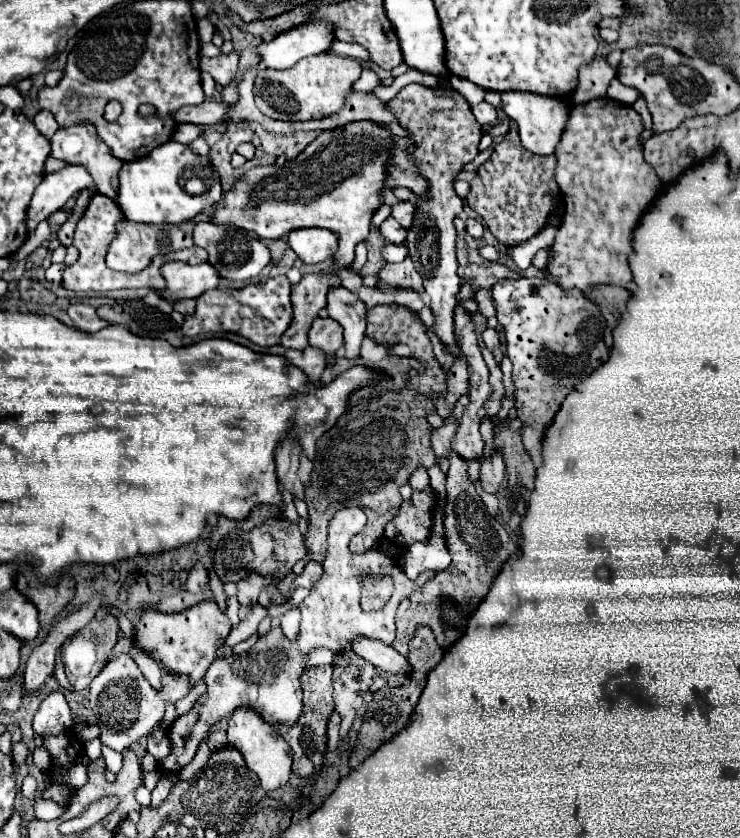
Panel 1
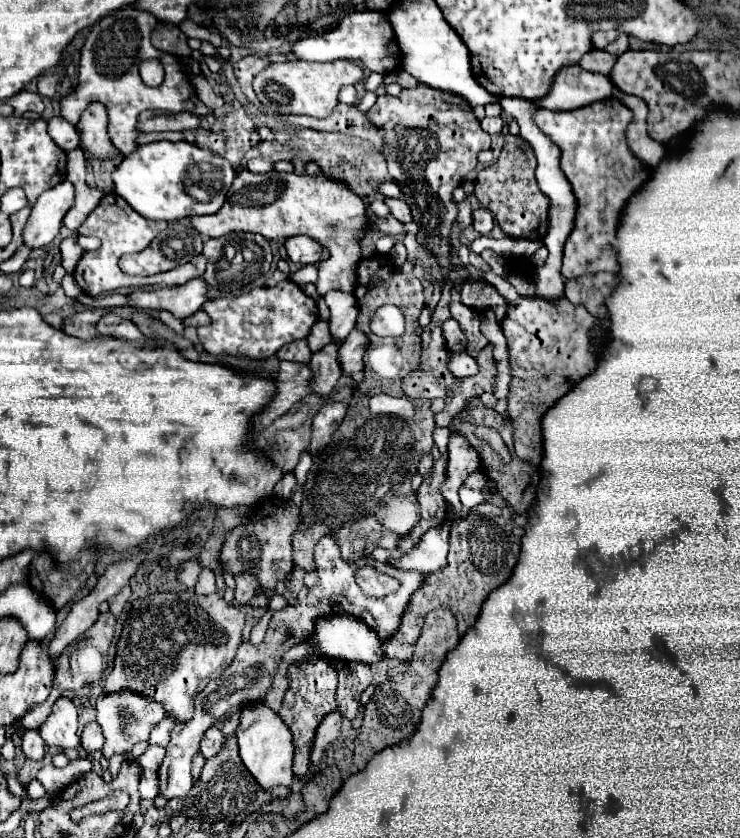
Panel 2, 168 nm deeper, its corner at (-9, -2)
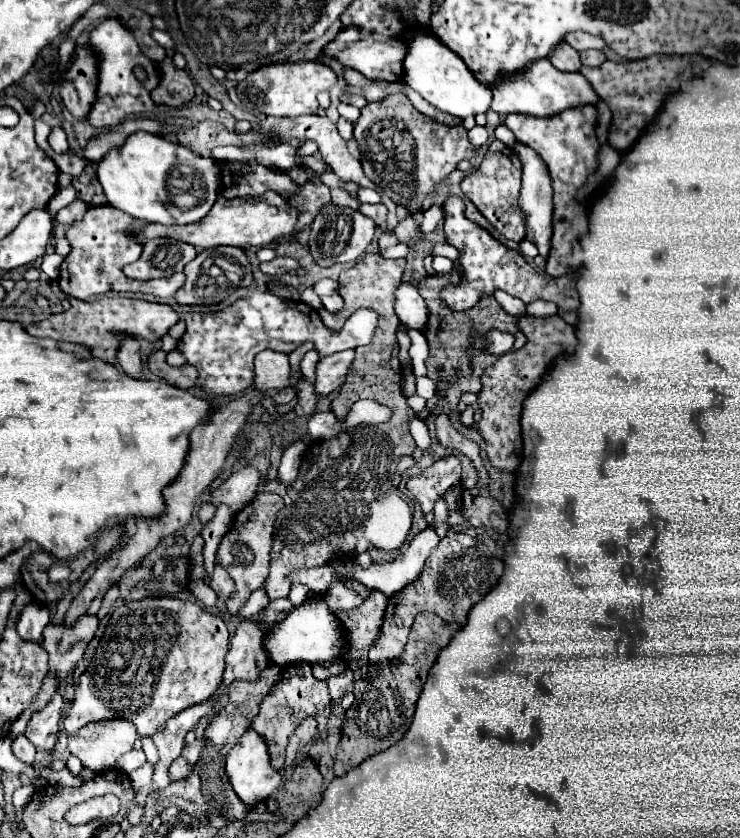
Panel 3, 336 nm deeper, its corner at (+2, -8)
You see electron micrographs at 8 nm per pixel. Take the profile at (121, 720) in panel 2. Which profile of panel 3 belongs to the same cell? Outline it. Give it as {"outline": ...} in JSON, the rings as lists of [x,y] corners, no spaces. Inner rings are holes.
{"outline":[[[128,720],[90,722],[68,736],[68,750],[80,758],[84,768],[102,772],[114,768],[118,758],[132,750],[136,738],[136,728]]]}

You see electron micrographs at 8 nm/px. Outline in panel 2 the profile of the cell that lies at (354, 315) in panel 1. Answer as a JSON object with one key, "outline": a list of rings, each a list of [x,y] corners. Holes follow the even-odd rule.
{"outline":[[[355,326],[343,340],[339,350],[339,362],[347,376],[363,370],[363,354],[367,352],[367,348],[369,348],[369,338],[365,336],[363,330]]]}

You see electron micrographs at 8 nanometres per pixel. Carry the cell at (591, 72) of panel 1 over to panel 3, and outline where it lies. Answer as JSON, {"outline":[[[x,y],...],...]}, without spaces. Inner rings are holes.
{"outline":[[[562,40],[562,44],[558,44],[558,48],[554,52],[550,52],[548,60],[552,62],[552,66],[556,66],[562,72],[578,72],[582,66],[578,52],[564,40]]]}

